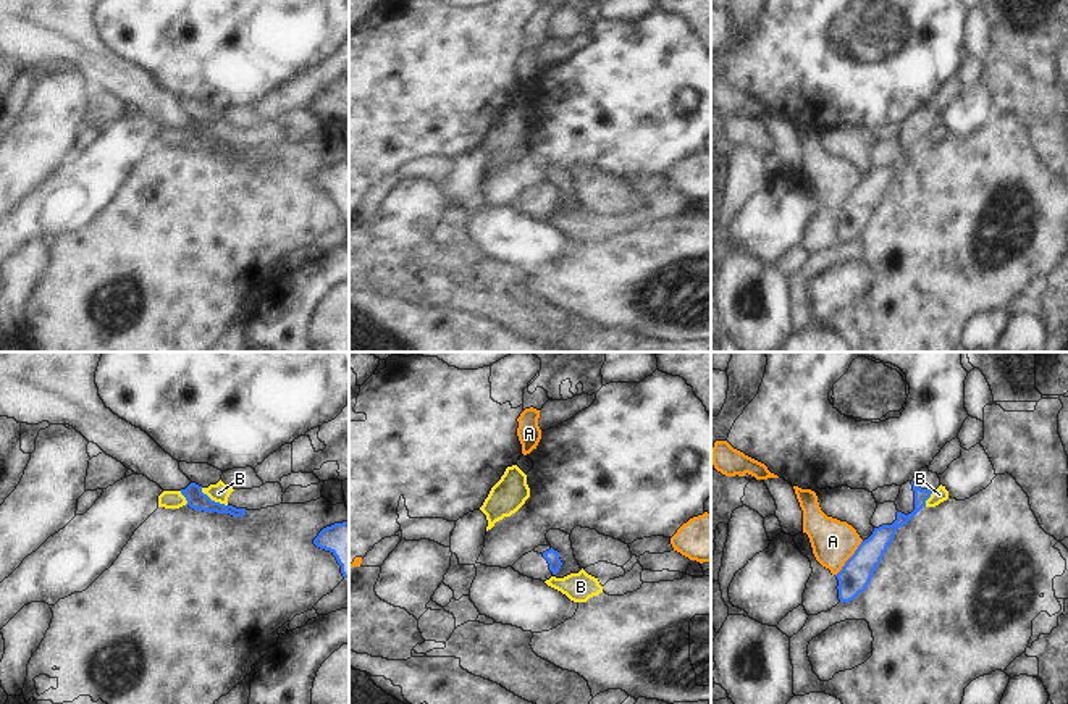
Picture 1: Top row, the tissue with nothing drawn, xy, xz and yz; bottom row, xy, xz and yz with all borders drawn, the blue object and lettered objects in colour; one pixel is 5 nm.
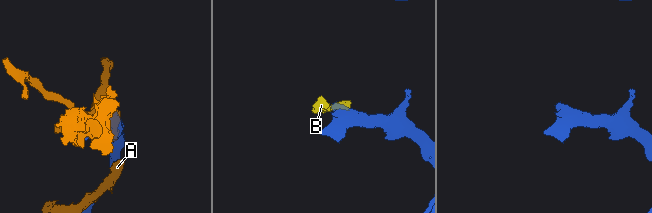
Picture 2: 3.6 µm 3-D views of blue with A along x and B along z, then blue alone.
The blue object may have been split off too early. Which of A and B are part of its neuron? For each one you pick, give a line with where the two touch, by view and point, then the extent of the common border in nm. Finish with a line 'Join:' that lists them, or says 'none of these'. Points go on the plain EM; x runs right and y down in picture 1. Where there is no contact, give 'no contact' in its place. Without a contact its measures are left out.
Join: none of these

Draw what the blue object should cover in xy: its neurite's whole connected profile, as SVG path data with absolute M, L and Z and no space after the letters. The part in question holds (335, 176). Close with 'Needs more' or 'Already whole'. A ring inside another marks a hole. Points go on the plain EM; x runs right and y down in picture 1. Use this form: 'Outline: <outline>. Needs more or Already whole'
Outline: M349 158L323 166L313 182L330 189L341 203L343 215L349 216Z. Already whole.

